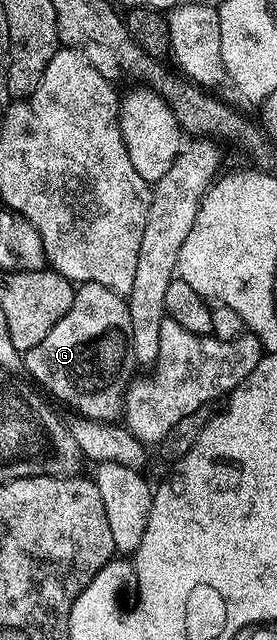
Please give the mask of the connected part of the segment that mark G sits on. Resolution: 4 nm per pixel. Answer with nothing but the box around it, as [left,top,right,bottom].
[23,281,135,423]

